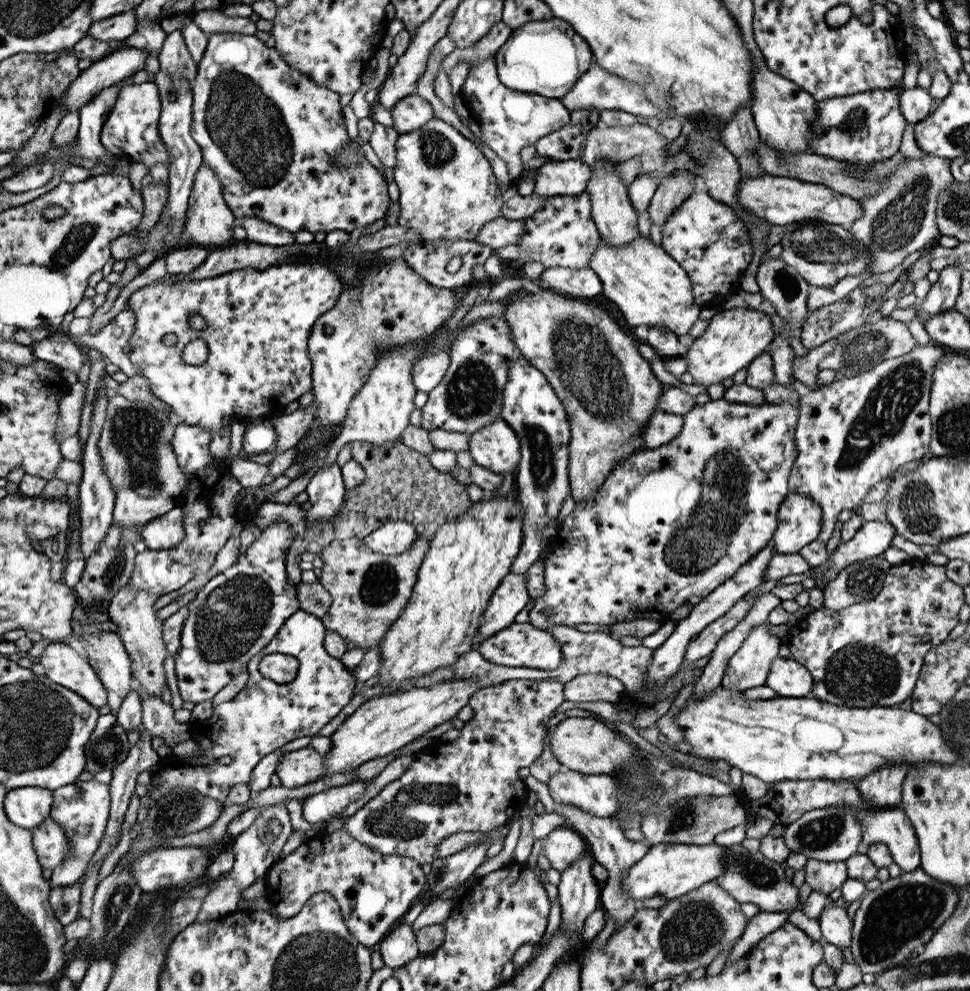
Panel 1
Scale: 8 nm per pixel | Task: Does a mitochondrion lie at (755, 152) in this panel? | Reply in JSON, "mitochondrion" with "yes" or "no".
{"mitochondrion":"no"}

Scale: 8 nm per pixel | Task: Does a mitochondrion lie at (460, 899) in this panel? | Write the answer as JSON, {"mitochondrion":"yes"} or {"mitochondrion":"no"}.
{"mitochondrion":"no"}

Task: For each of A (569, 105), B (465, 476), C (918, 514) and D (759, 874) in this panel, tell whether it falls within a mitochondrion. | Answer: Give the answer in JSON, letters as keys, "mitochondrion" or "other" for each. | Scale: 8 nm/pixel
{"A":"other","B":"other","C":"mitochondrion","D":"mitochondrion"}

